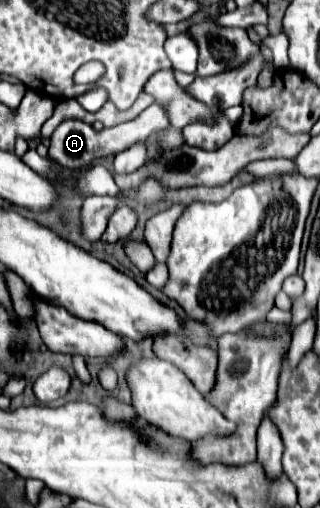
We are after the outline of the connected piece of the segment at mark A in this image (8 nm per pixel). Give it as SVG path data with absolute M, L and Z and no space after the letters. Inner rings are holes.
M151 104L147 110L143 110L137 118L117 124L113 128L103 128L103 130L93 130L91 124L85 124L83 120L77 118L67 118L63 120L55 132L51 134L51 146L49 146L49 156L53 160L57 160L61 166L65 168L81 168L87 166L93 158L99 156L109 156L109 154L117 154L125 148L129 148L135 142L143 142L147 140L151 134L165 130L169 126L169 118L165 114L165 110L157 104Z

